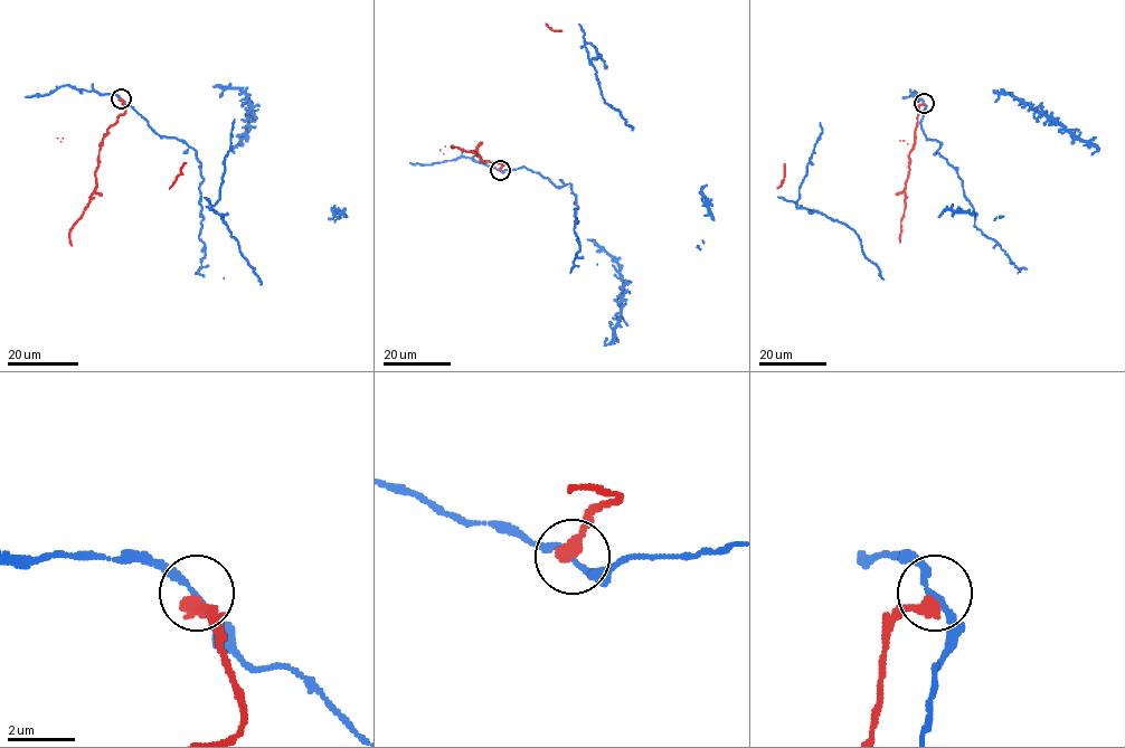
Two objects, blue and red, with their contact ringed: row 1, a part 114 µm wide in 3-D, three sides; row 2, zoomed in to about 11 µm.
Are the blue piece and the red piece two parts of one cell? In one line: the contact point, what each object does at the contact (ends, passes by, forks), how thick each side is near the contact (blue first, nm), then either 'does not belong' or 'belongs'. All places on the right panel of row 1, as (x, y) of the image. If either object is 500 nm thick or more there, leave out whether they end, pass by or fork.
at (924, 103); blue passes by; red ends there; 140 nm thick on the blue side, 440 nm on the other; does not belong

